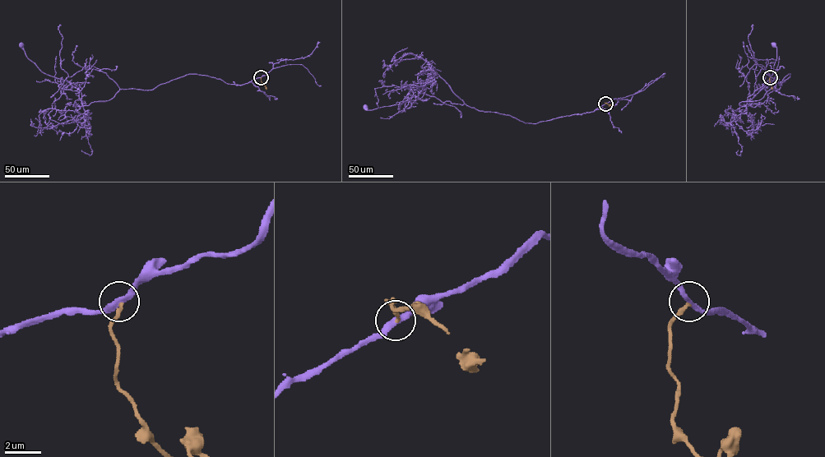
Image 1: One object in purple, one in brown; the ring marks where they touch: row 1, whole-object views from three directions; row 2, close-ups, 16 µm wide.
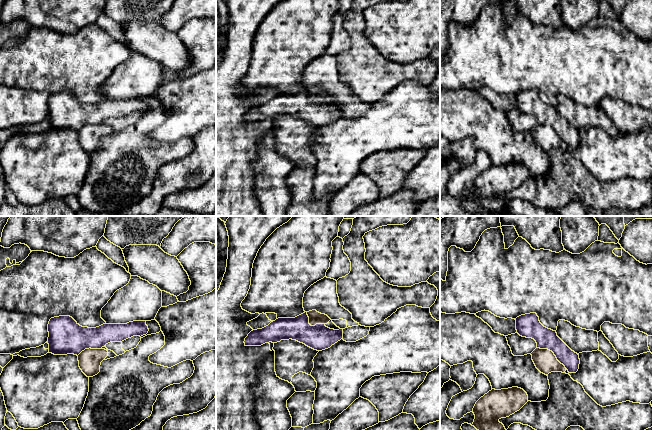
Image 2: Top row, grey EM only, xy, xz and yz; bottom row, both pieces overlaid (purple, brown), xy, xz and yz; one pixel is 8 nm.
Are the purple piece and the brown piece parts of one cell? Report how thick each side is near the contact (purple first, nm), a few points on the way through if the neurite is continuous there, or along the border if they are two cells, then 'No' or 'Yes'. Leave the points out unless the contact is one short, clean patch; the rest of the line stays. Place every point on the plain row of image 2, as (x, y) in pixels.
Thickness 160 nm (purple) against 180 nm. Boundary: yz (537, 123), (549, 125), (566, 144). No

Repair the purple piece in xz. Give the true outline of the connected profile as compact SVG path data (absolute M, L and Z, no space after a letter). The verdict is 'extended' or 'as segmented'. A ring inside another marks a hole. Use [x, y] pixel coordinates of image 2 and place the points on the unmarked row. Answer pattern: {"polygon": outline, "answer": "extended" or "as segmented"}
{"polygon": "M307 88L295 94L278 94L268 102L251 107L245 114L245 122L261 122L281 116L296 116L306 122L322 127L343 114L343 105L334 106L325 100L309 100Z", "answer": "as segmented"}

